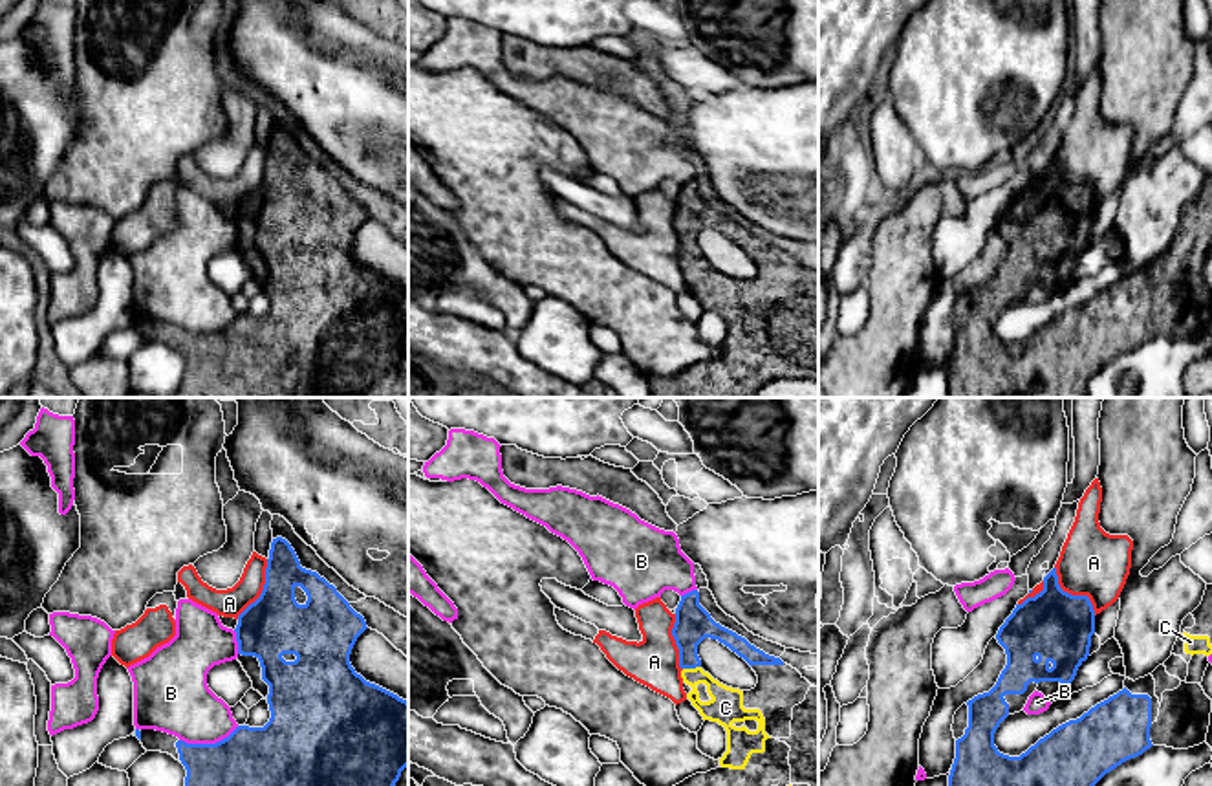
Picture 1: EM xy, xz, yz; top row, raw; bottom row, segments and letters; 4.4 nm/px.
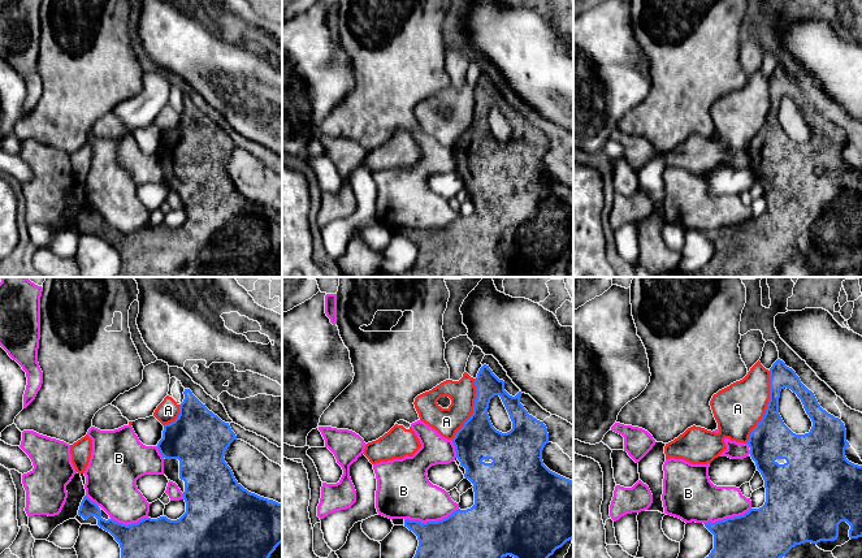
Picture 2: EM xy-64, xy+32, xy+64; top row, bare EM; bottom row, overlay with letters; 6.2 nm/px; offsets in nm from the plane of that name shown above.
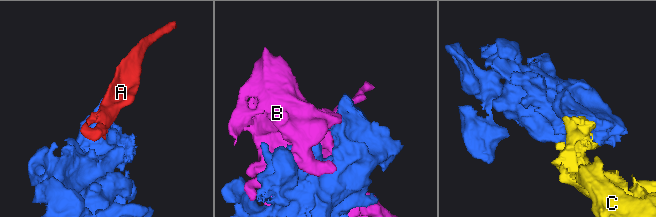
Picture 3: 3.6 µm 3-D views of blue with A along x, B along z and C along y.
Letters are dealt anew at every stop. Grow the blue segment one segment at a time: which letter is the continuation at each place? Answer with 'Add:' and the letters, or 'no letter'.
Add: C

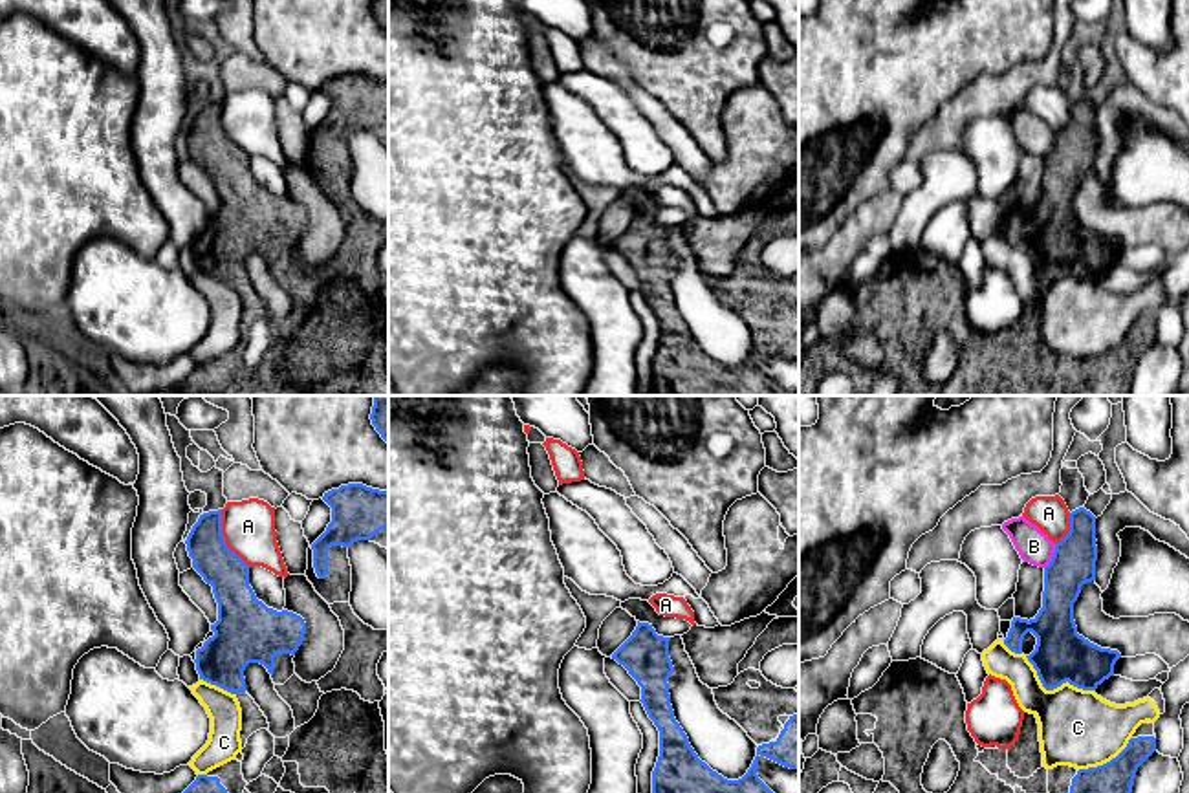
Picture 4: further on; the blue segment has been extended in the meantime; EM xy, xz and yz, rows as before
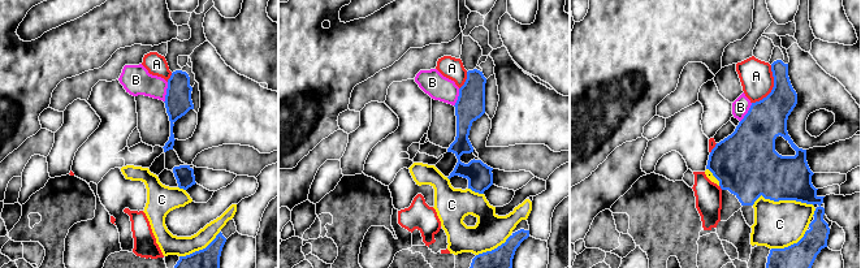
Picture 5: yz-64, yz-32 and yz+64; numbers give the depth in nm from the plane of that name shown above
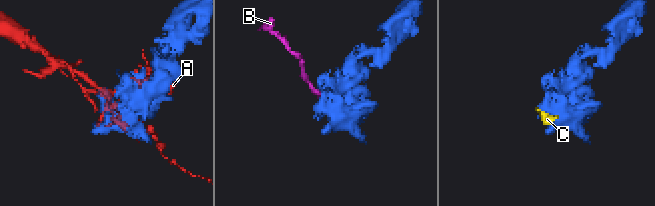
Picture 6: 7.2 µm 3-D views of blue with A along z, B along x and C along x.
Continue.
Add: no letter

